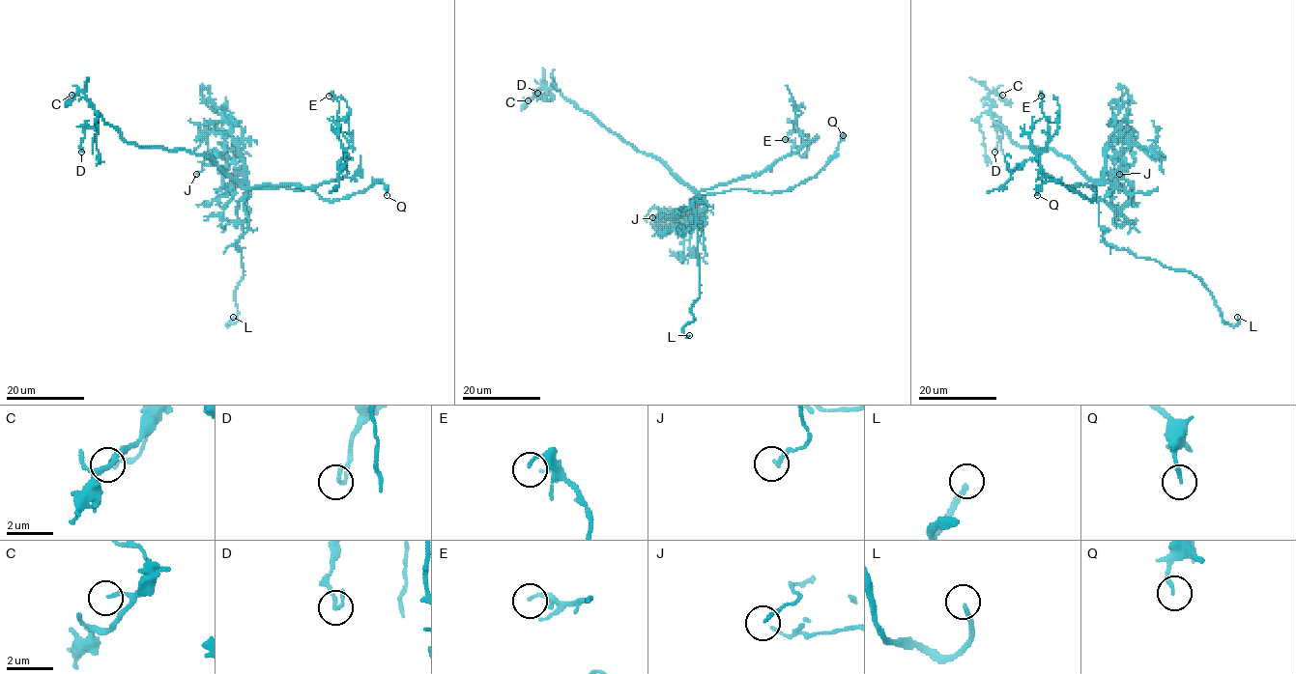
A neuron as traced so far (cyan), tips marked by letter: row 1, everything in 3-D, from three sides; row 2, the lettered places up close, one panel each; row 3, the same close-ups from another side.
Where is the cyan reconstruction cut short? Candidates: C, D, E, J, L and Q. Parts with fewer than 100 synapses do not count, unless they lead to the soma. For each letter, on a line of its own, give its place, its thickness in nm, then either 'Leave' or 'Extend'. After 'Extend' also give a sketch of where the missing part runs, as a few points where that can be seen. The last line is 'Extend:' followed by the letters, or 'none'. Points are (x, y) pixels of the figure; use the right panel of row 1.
C: Place: (1002, 95). Thickness 130 nm. Leave
D: Place: (994, 152). Thickness 170 nm. Leave
E: Place: (1041, 96). Thickness 120 nm. Leave
J: Place: (1119, 174). Thickness 150 nm. Leave
L: Place: (1237, 317). Thickness 190 nm. Extend. Course of what is missing: (1237, 317), (1233, 308), (1236, 324)
Q: Place: (1037, 195). Thickness 160 nm. Leave
Extend: L

